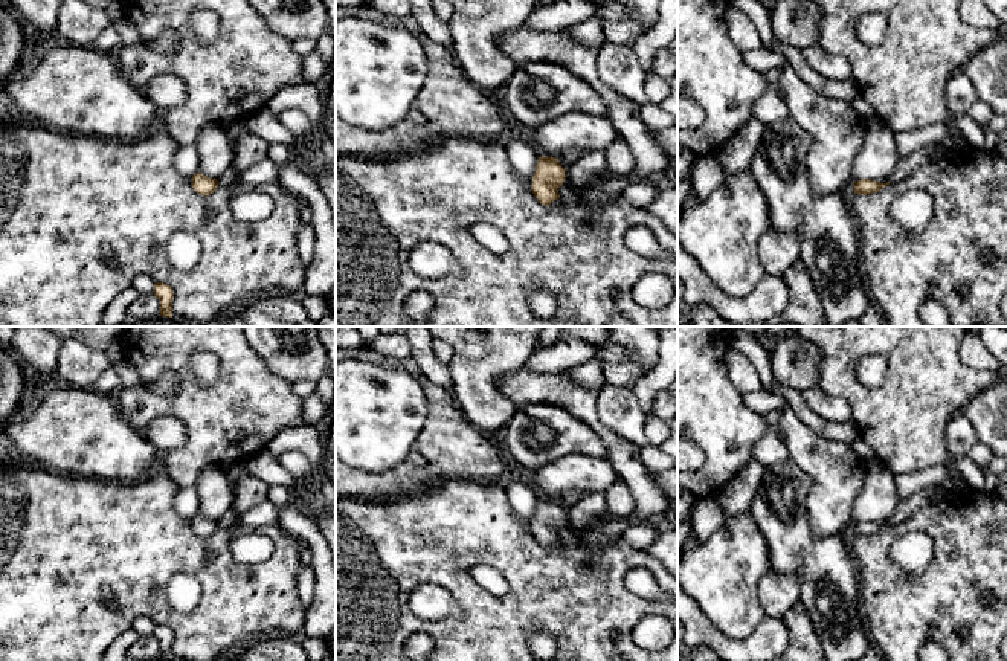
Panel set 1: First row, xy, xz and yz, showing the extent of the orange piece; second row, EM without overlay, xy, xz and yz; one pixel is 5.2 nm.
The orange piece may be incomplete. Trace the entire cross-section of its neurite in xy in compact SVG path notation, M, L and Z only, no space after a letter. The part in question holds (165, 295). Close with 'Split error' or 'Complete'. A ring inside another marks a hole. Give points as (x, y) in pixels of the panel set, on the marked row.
M156 282L153 293L159 299L160 316L172 318L172 299L174 299L172 289L168 284Z. Complete

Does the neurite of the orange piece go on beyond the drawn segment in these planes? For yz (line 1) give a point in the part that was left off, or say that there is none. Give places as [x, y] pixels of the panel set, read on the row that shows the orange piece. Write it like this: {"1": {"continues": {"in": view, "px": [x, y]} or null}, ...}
{"1": {"continues": null}}

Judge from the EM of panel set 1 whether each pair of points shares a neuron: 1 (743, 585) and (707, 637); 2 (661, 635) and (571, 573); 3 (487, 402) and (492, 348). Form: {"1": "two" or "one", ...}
{"1": "two", "2": "two", "3": "one"}

